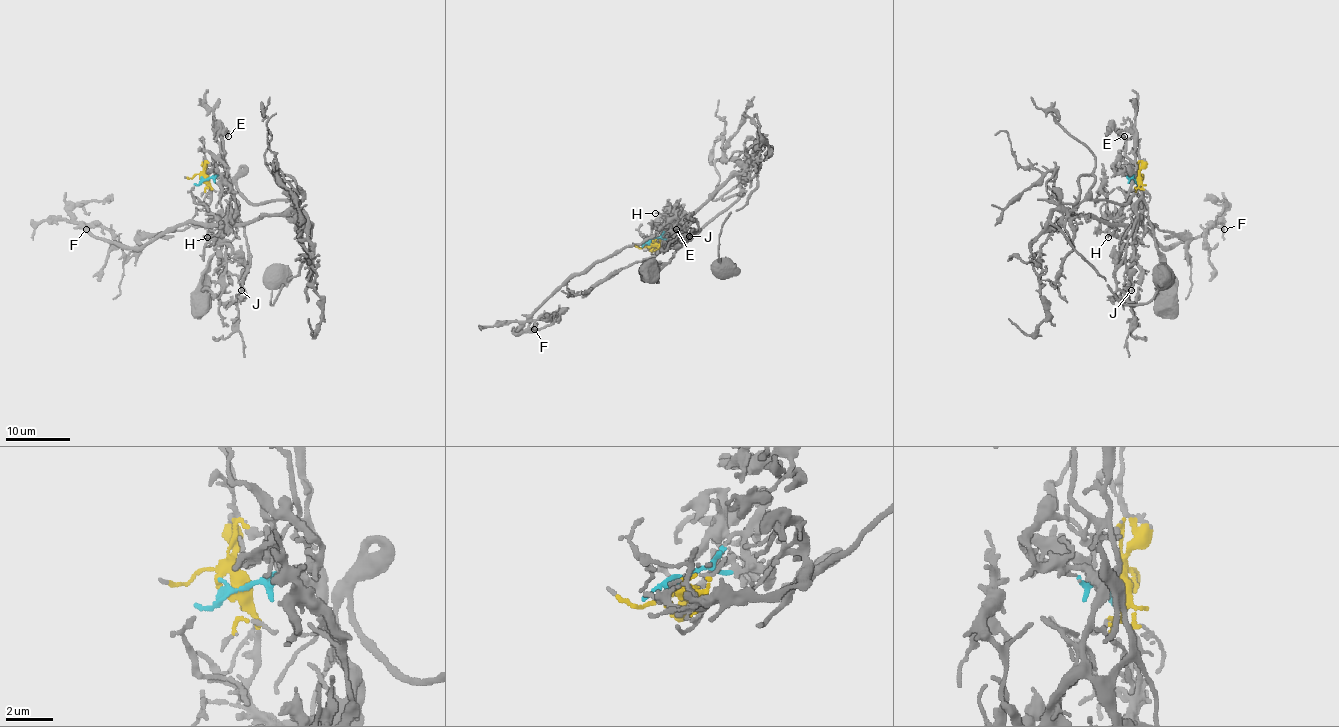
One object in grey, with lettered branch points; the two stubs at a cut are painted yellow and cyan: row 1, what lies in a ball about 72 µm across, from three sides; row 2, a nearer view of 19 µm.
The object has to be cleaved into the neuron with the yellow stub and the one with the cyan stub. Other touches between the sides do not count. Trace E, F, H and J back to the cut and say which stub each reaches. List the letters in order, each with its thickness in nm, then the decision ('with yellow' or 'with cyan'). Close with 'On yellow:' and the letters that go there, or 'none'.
E: calibre 200 nm; with cyan
F: calibre 220 nm; with yellow
H: calibre 100 nm; with yellow
J: calibre 150 nm; with cyan
On yellow: F, H

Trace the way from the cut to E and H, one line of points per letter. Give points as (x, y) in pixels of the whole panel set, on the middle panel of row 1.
E: (649, 242), (659, 237), (675, 240), (670, 239), (675, 229)
H: (648, 244), (649, 247), (659, 247), (678, 223), (656, 213)

